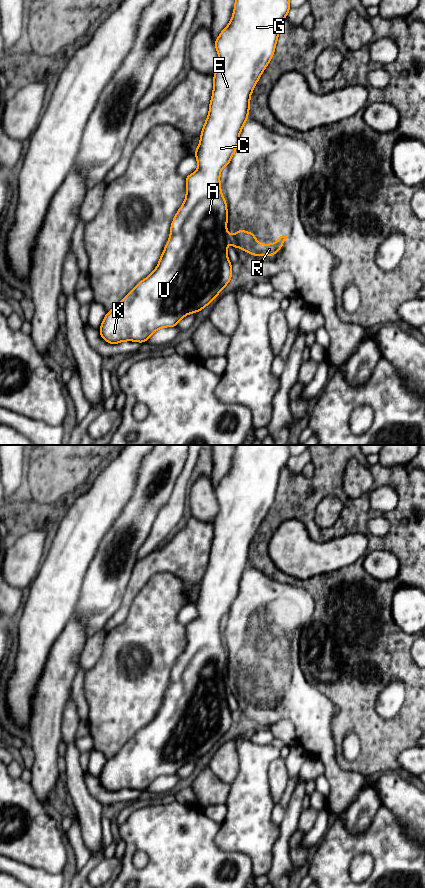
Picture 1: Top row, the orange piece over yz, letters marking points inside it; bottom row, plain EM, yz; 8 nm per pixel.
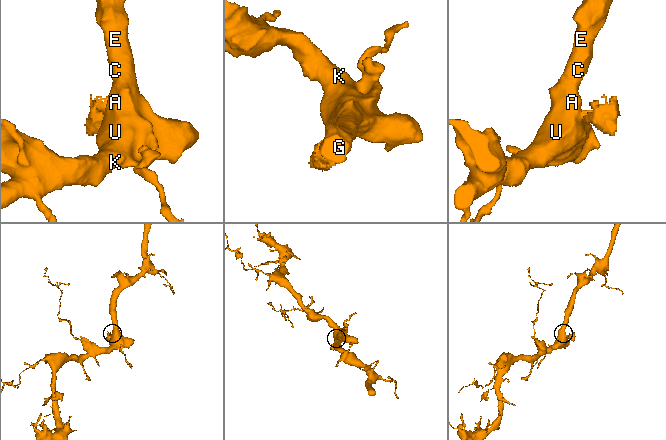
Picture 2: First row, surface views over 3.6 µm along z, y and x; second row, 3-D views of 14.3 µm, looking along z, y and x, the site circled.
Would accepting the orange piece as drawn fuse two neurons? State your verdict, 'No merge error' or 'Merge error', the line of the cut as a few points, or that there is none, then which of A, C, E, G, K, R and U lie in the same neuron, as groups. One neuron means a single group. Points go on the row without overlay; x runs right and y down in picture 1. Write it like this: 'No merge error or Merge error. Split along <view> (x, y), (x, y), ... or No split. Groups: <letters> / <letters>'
Merge error. Split along yz (227, 683), (228, 687). Groups: A C E G K U / R

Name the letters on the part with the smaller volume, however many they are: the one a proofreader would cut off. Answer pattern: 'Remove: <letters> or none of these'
Remove: R

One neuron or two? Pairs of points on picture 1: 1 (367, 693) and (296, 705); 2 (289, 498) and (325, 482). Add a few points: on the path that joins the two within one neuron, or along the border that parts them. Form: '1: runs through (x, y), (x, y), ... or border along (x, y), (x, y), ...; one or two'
1: border along (310, 685), (338, 708), (332, 722); two
2: runs through (298, 497), (306, 494), (312, 488), (316, 488); one

